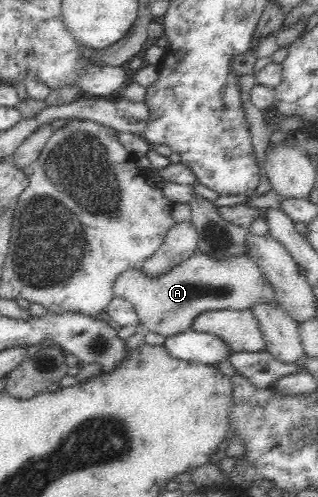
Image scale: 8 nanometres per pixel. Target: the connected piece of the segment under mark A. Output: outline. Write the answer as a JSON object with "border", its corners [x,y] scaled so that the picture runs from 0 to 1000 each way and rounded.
{"border":[[[626,501],[607,507],[588,523],[550,533],[531,547],[487,559],[456,557],[437,539],[384,547],[384,553],[374,553],[362,565],[362,598],[399,604],[425,620],[440,644],[437,650],[450,652],[459,666],[506,672],[516,678],[544,676],[557,668],[594,662],[613,636],[645,624],[714,624],[723,620],[764,626],[818,610],[868,612],[855,575],[783,511],[689,523],[638,511]]]}

